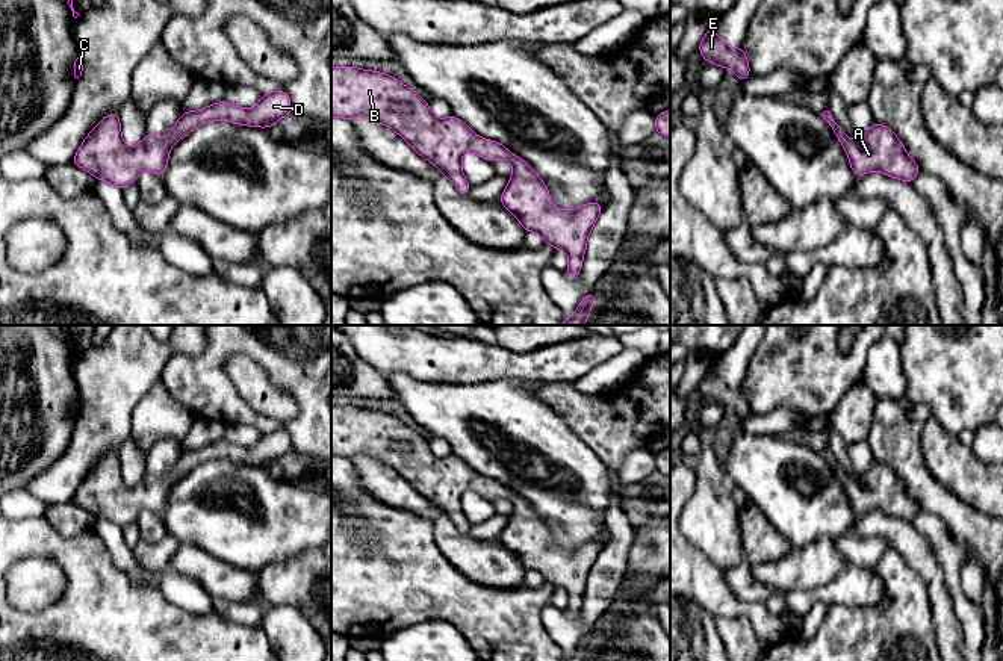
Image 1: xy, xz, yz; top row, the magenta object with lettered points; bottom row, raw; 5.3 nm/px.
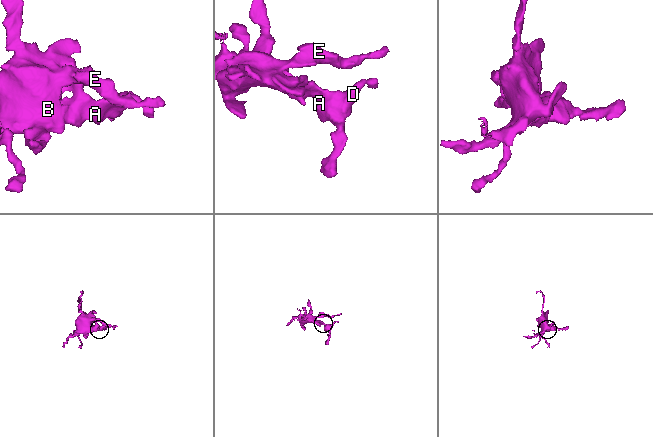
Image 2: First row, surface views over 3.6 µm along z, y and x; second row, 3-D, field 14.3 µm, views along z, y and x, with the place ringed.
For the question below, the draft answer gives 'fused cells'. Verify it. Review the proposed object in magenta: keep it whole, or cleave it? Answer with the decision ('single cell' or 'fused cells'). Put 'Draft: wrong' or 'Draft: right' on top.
Draft: wrong
single cell

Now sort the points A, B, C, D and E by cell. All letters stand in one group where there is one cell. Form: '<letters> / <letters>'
A B C D E

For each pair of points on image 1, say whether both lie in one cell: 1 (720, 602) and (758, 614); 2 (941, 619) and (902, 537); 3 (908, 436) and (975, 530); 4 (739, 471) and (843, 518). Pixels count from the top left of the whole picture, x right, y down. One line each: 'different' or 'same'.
1: same
2: same
3: same
4: same

